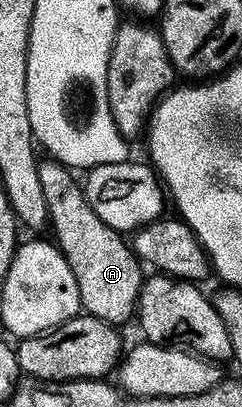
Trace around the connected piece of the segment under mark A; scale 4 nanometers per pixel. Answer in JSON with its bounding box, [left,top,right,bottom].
[38,159,145,326]

